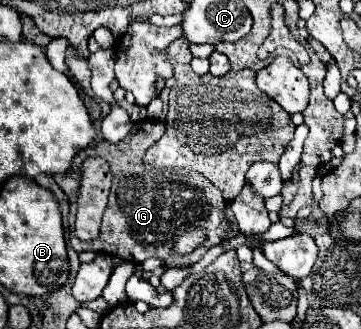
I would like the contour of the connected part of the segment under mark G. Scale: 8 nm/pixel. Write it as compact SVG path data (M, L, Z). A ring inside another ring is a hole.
M143 120L137 122L133 126L133 132L121 142L111 144L107 140L101 140L77 154L75 160L79 160L79 164L89 156L101 156L103 160L107 160L113 172L113 186L99 238L91 242L81 242L75 234L71 234L71 246L75 252L97 250L109 256L117 256L121 260L133 260L135 264L141 264L151 256L157 256L167 262L167 268L177 268L199 262L199 258L211 246L219 244L225 238L229 222L223 208L223 196L207 178L191 170L159 170L143 164L145 144L155 144L163 134L163 122ZM193 230L203 230L205 242L197 246L191 254L173 254L175 240Z

